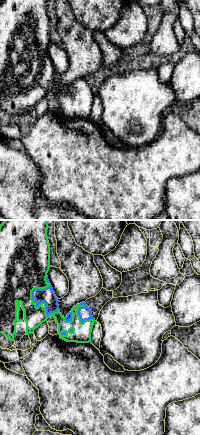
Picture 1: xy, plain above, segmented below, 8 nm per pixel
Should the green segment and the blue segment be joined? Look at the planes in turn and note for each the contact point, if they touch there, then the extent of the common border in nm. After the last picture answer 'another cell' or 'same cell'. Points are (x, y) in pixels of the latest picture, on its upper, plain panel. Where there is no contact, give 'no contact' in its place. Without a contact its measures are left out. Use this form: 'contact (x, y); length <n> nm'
contact (31, 73); length 340 nm

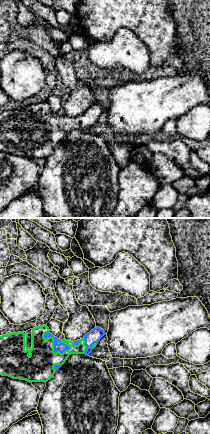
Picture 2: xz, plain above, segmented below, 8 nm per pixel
contact (53, 123); length 240 nm

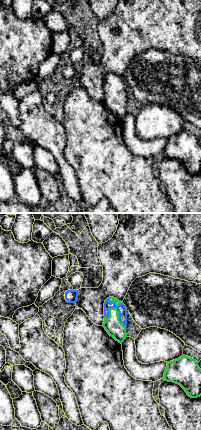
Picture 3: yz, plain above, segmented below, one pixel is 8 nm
contact (117, 87); length 280 nm

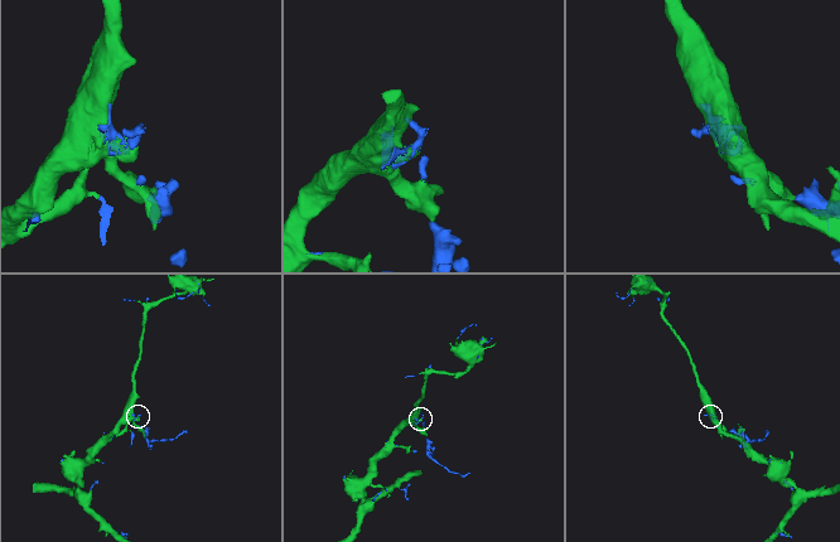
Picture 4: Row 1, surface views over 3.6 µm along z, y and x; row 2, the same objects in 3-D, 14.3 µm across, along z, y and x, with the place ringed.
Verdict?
same cell

